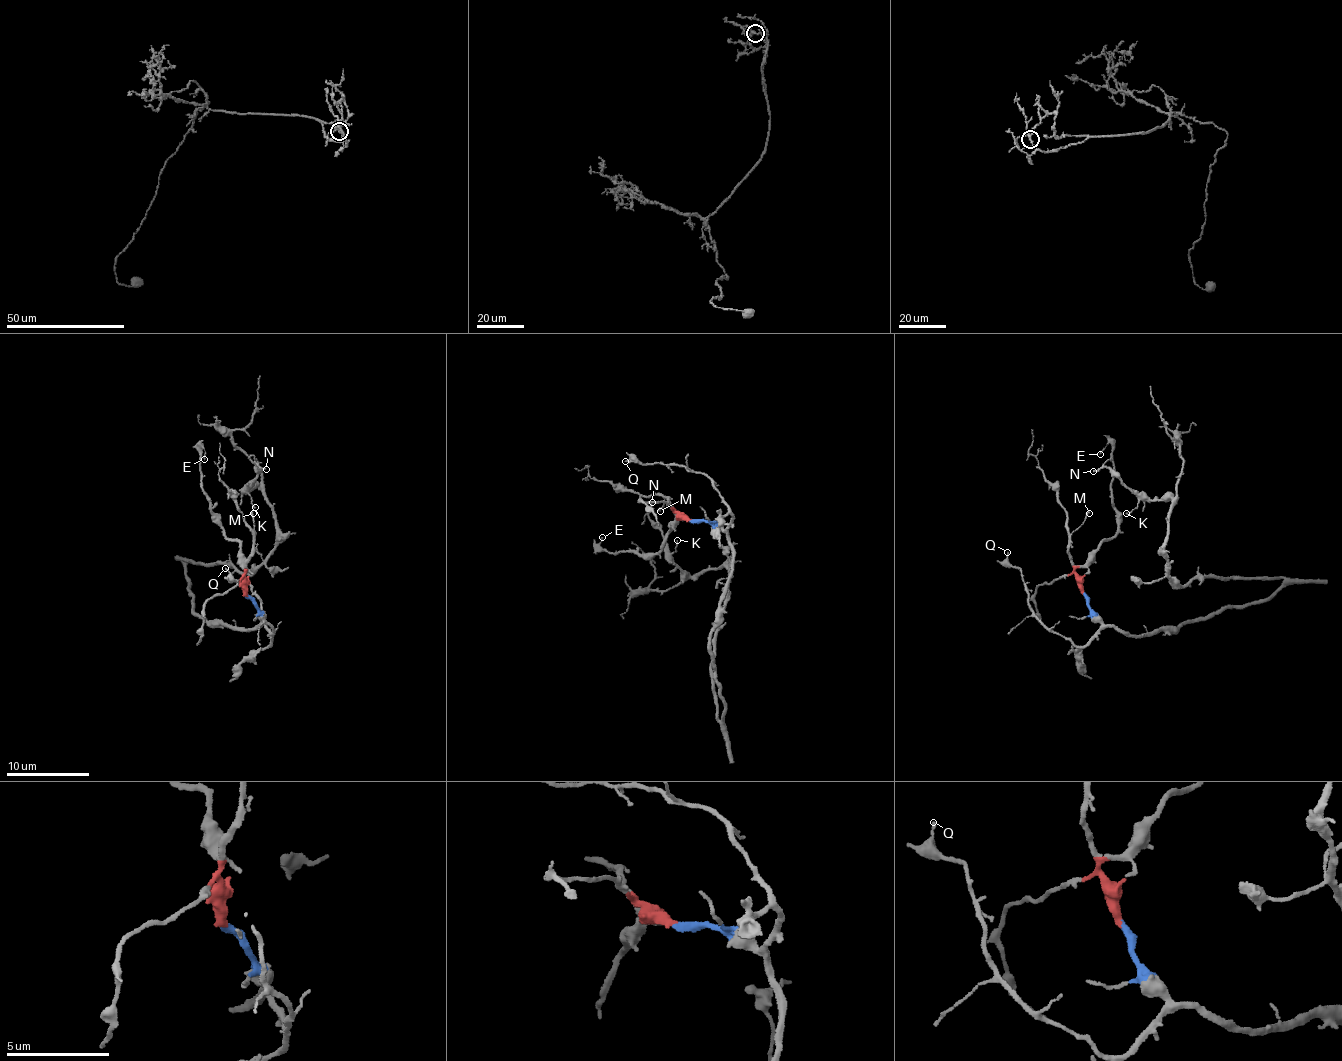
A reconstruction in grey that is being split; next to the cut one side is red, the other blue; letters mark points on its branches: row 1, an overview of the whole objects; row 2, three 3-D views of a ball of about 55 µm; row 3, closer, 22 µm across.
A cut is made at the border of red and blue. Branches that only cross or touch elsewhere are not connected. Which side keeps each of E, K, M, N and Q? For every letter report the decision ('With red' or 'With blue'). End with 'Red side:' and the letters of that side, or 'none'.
E: With red
K: With blue
M: With red
N: With blue
Q: With blue
Red side: E, M

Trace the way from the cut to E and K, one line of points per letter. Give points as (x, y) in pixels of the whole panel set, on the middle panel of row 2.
E: (688, 519), (674, 511), (675, 519), (665, 544), (655, 553), (619, 553), (599, 548), (601, 537)
K: (688, 519), (726, 534), (732, 560), (710, 633), (720, 721), (711, 661), (730, 572), (691, 575), (677, 540)

